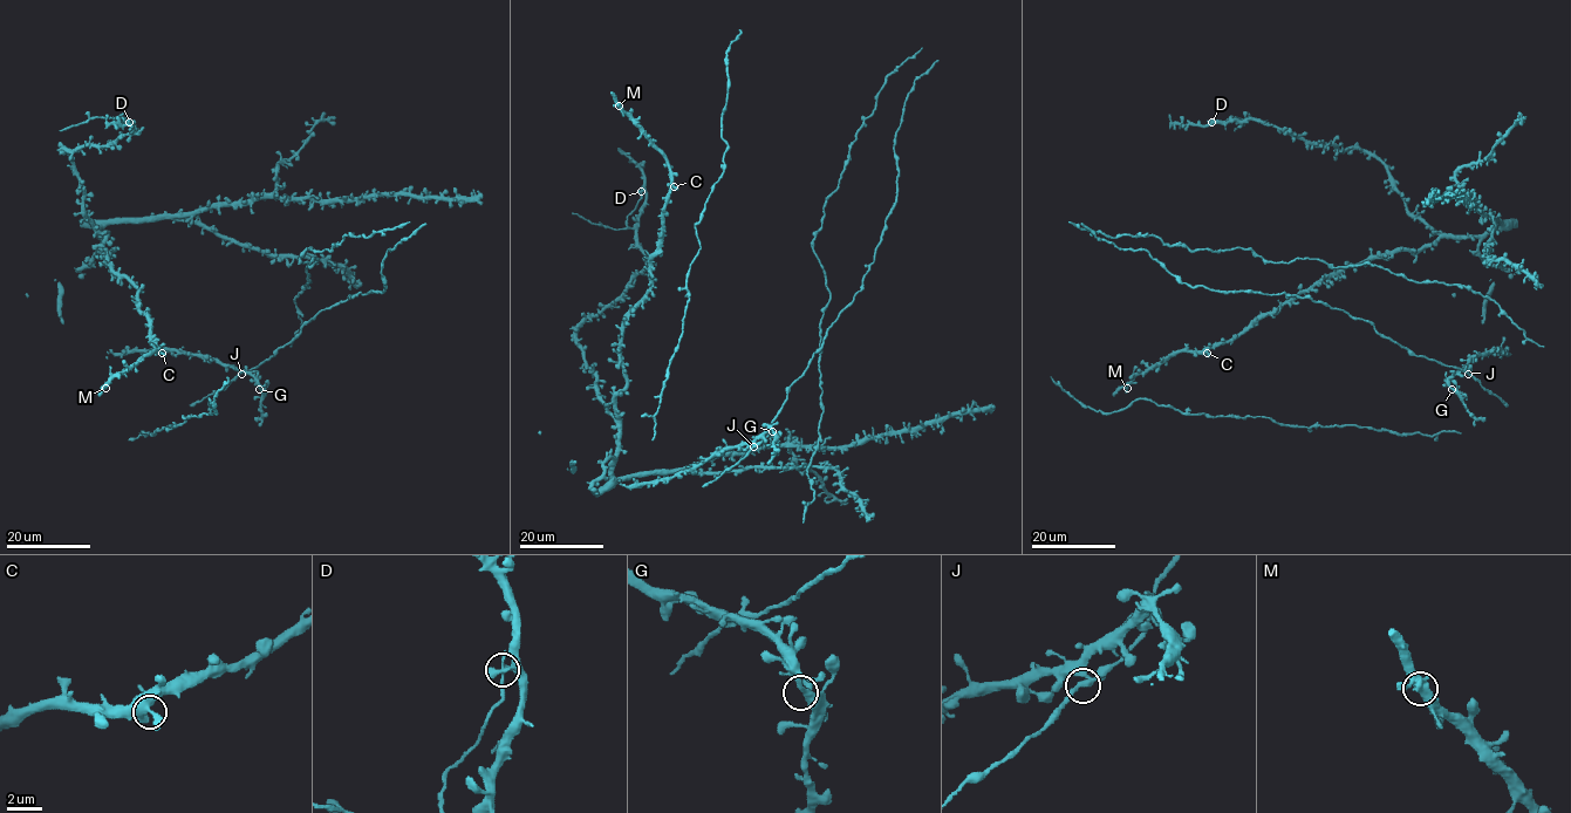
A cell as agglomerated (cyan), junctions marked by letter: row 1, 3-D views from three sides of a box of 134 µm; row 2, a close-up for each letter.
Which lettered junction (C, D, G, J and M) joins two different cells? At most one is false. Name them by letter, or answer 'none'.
D

